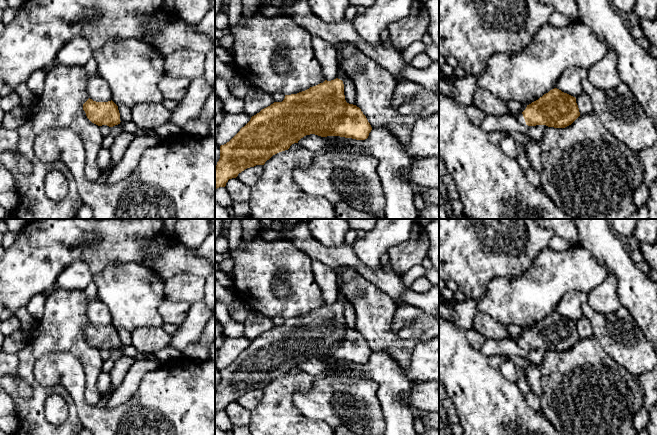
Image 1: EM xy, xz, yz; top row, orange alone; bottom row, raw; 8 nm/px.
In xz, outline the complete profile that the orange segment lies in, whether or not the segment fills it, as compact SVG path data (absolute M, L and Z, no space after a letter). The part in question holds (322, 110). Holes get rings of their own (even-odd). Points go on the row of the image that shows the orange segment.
M345 72L338 73L334 80L320 83L297 94L285 95L282 102L274 102L252 116L250 121L226 144L220 146L220 159L215 166L215 190L225 187L229 179L236 178L239 173L256 165L264 165L273 155L288 150L290 146L306 135L315 134L321 137L340 136L356 140L365 140L372 130L370 123L361 109L345 100L342 79L348 76Z

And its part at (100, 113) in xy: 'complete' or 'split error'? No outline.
complete

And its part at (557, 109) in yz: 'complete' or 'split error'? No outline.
split error

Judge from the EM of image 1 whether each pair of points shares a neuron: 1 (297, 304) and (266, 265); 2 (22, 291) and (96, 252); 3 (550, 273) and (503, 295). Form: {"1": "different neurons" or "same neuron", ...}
{"1": "same neuron", "2": "same neuron", "3": "same neuron"}

